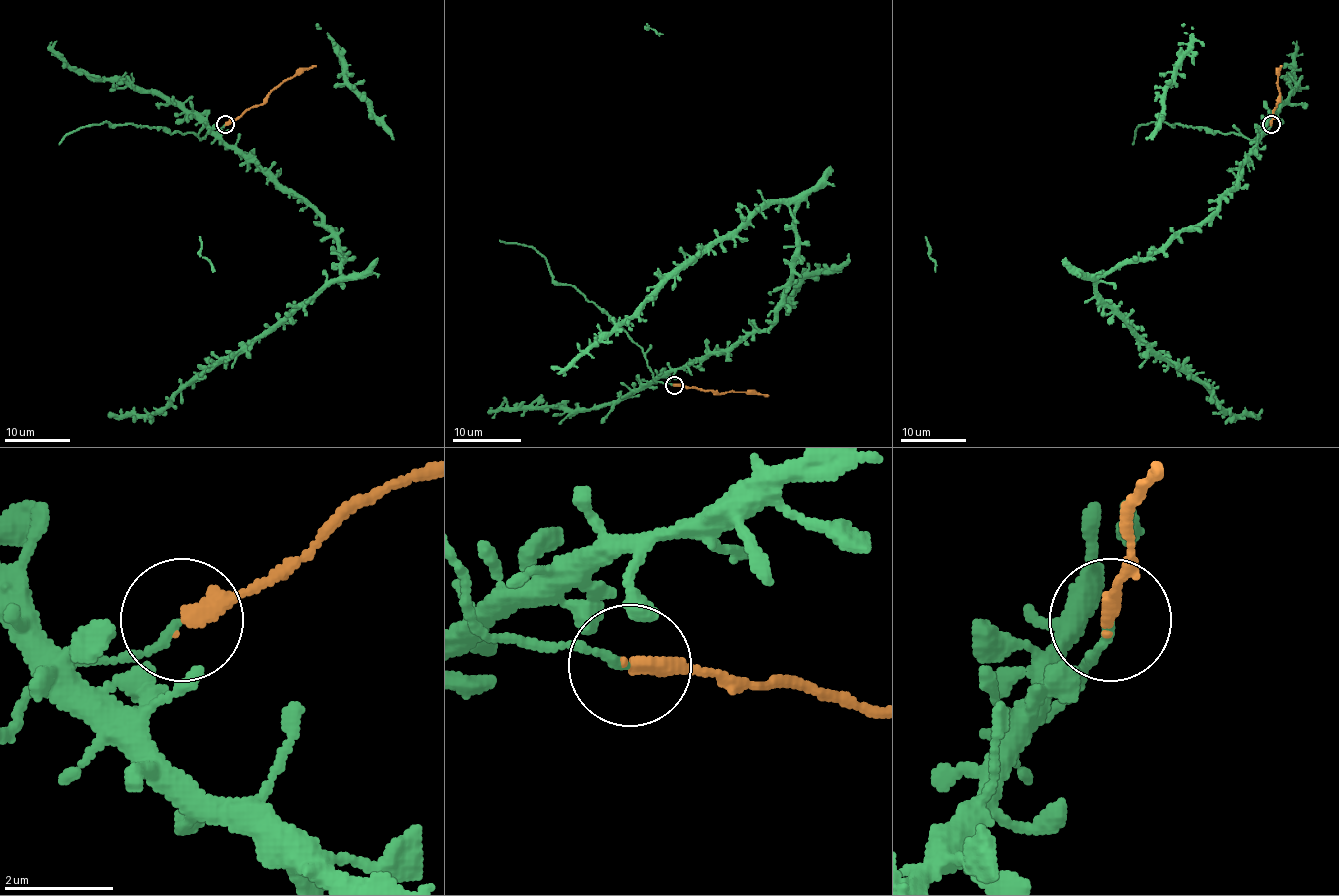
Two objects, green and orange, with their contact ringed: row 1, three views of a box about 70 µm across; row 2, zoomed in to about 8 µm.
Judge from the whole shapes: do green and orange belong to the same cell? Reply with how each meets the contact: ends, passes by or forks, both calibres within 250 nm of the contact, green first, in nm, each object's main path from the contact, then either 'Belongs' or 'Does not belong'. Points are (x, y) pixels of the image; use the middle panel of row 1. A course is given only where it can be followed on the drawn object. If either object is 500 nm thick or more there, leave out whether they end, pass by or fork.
At the ring green ends. At the ring orange ends. Thickness 140 nm (green) against 320 nm. Course of green: (674, 385), (671, 372), (774, 322), (796, 253), (793, 203), (753, 212), (564, 368), (550, 366). Course of orange: (674, 385), (719, 394), (769, 396). Belongs

